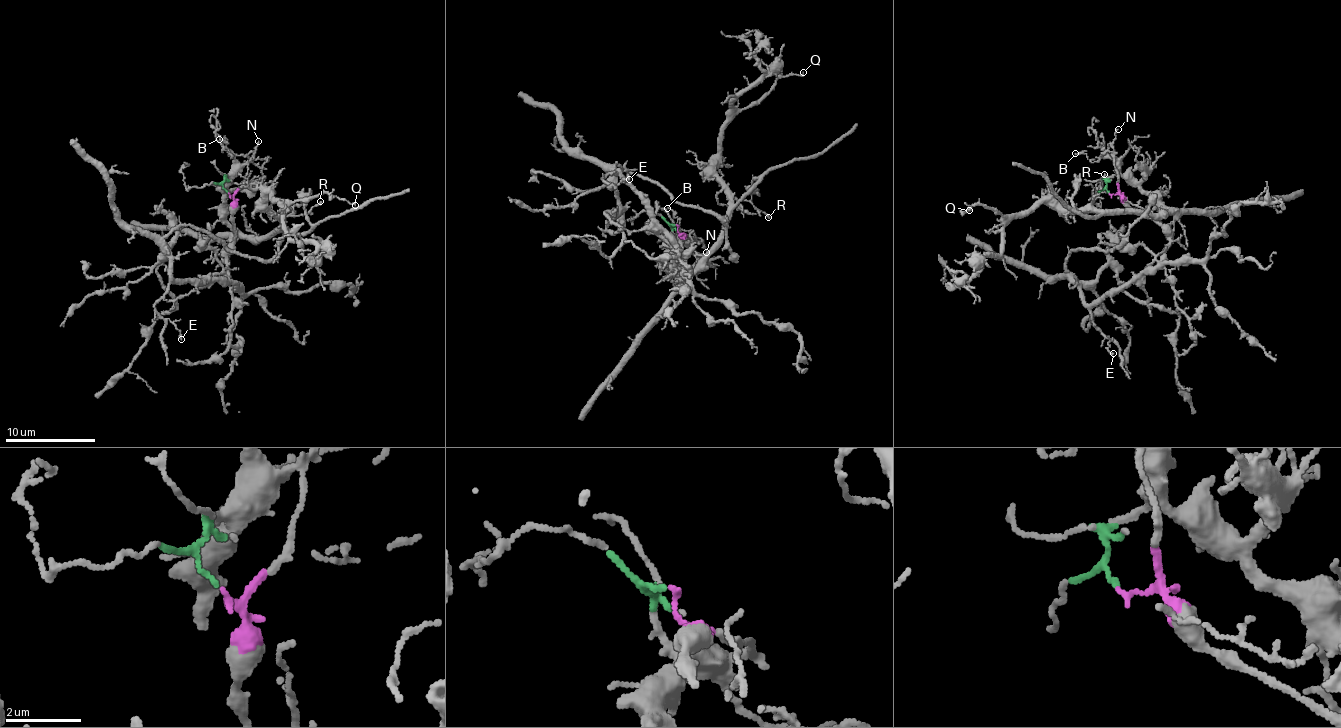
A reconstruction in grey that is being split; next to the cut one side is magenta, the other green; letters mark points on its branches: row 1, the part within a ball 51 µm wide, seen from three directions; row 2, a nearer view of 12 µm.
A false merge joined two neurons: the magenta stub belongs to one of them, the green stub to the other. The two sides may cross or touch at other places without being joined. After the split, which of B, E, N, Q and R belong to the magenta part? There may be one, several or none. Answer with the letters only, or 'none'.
E, N

